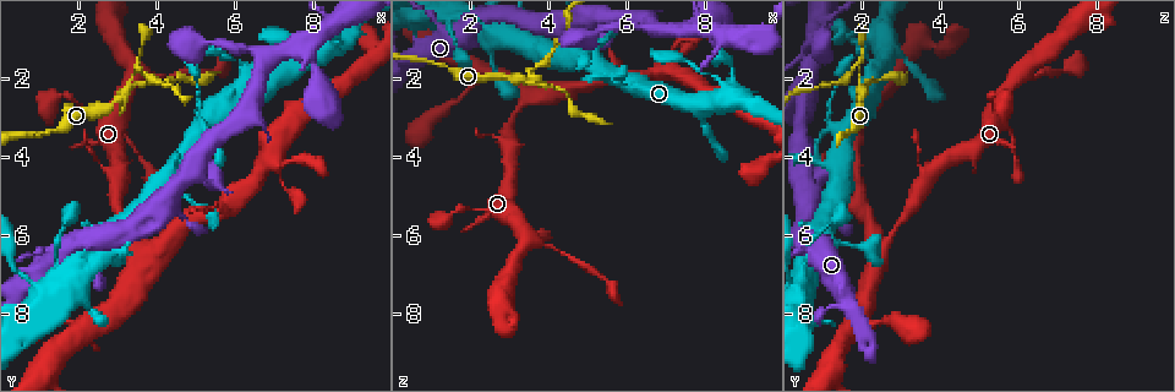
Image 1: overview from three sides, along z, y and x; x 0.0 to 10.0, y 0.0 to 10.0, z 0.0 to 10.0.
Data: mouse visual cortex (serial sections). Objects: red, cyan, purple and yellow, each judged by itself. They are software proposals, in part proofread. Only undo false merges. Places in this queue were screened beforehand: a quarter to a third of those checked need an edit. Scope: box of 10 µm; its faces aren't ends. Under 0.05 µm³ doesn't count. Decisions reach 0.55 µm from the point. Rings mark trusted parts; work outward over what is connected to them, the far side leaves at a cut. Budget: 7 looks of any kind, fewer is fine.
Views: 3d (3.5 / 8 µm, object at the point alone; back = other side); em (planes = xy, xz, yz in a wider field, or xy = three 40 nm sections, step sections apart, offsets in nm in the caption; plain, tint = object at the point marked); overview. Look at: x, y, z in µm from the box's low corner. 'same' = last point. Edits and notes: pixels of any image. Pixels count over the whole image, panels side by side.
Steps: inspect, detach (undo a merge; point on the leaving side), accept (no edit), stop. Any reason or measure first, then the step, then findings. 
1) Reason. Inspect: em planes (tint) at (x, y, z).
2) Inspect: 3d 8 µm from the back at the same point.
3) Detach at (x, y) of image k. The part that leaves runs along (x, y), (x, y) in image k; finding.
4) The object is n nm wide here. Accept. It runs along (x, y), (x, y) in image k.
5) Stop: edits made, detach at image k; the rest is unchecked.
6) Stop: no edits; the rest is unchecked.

A narrow waist. Inspect: 3d 8 µm at (3.25, 2.15, 2.00).

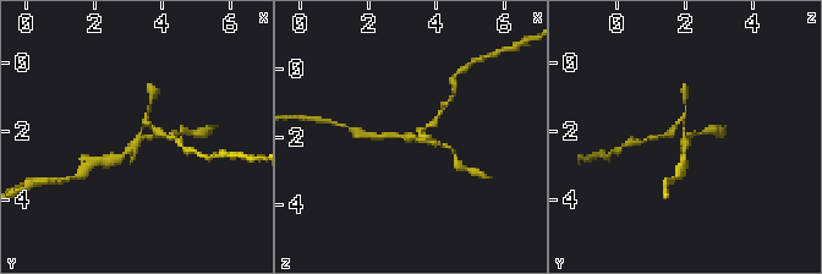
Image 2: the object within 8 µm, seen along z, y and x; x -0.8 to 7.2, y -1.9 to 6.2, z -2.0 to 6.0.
Closer look. Inspect: 3d 3.5 µm at the same point.

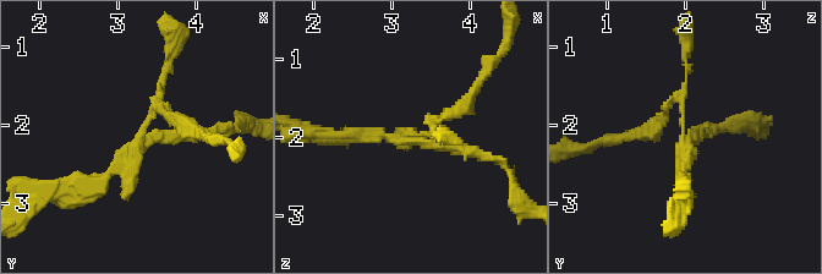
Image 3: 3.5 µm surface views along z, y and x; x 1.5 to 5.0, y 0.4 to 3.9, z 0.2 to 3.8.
Now the EM. Inspect: em xy step 5 (tint) at (3.30, 2.20, 2.00).

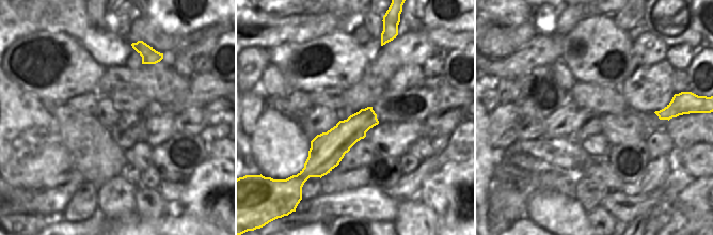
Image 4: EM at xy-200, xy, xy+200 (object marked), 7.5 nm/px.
Detach at (155, 102) of image 3. The part that leaves runs along (143, 136), (154, 102), (203, 136) in image 3; two cells meet here.

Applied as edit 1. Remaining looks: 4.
Thin arm on a thick one. Inspect: 3d 8 µm at (6.95, 4.10, 1.75).

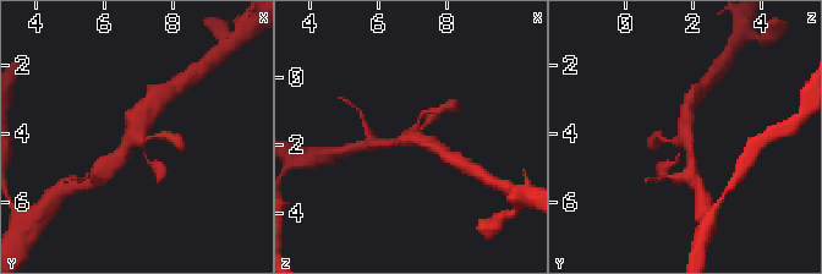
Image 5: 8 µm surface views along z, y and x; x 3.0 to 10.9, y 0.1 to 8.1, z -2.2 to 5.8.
Zoom in. Inspect: 3d 3.5 µm at the same point.

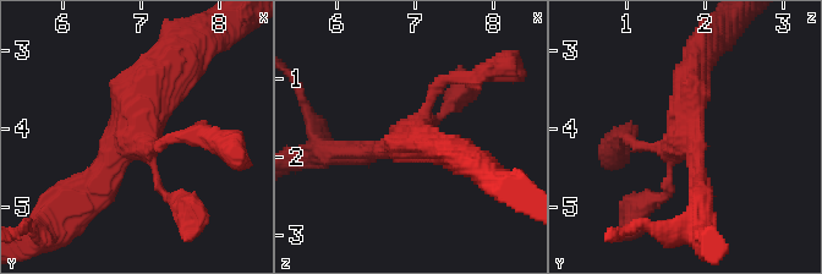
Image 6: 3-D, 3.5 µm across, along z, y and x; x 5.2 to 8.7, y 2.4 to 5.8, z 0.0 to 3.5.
Accept. It runs along (75, 201), (169, 69) in image 6; one cell here.

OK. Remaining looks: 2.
Stop: edits made, detach at image 3; the rest is unchecked.

